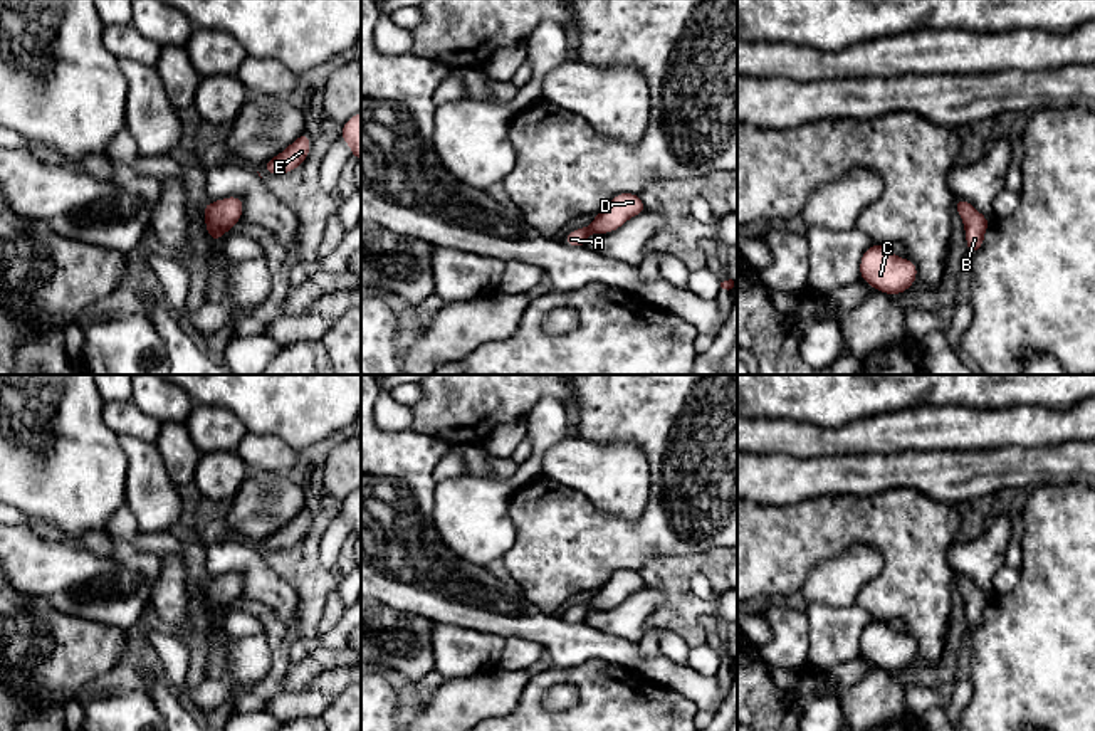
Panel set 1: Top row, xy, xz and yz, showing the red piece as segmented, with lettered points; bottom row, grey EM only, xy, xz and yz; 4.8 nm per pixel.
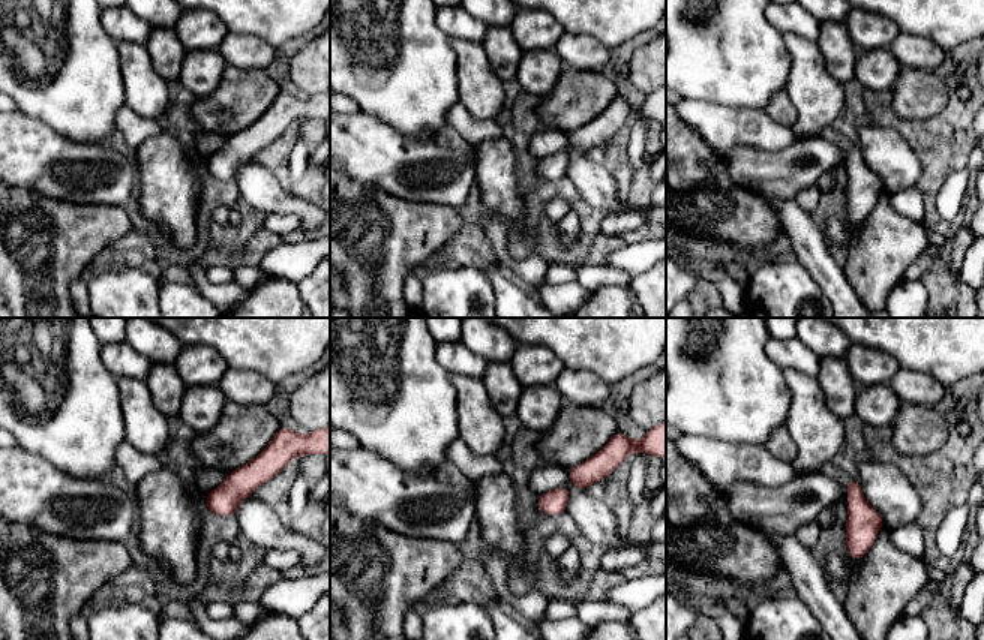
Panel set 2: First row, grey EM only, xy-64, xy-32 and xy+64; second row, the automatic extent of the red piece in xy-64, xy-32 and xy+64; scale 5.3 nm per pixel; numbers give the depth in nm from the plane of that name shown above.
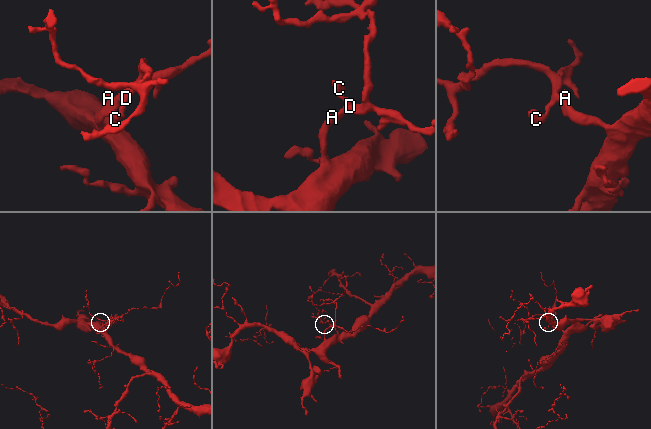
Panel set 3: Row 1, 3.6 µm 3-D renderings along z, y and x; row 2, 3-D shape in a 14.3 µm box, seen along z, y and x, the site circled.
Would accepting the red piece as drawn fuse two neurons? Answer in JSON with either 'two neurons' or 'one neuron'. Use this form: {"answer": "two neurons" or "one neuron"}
{"answer": "one neuron"}

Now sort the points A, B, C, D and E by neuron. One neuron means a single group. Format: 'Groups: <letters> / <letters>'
Groups: A B C D E

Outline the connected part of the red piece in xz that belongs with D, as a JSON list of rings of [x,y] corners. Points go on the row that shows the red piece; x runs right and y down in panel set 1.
[[[618,193],[611,198],[611,202],[605,207],[603,212],[595,215],[595,220],[583,229],[576,229],[564,237],[564,244],[569,247],[583,247],[586,245],[588,235],[596,234],[610,234],[620,229],[628,218],[645,212],[647,207],[637,193]]]

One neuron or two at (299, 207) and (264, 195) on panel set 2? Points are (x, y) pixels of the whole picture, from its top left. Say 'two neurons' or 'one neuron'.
one neuron

